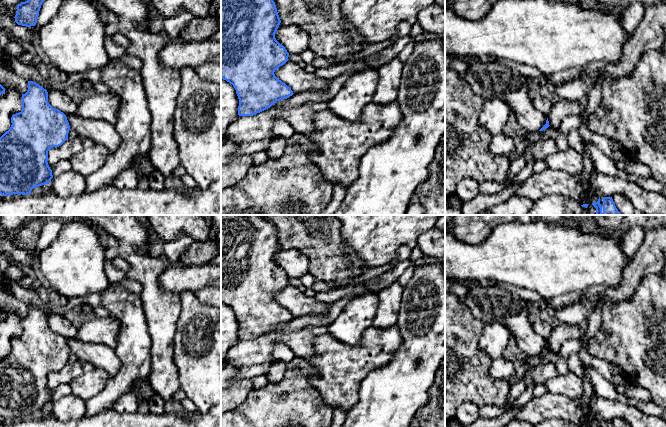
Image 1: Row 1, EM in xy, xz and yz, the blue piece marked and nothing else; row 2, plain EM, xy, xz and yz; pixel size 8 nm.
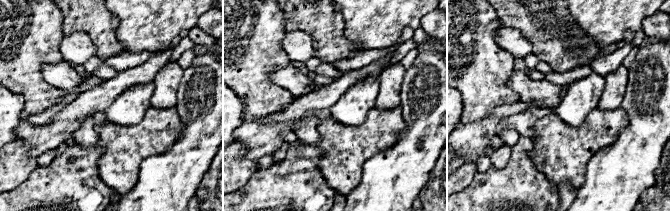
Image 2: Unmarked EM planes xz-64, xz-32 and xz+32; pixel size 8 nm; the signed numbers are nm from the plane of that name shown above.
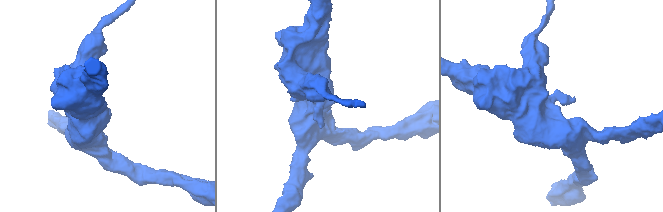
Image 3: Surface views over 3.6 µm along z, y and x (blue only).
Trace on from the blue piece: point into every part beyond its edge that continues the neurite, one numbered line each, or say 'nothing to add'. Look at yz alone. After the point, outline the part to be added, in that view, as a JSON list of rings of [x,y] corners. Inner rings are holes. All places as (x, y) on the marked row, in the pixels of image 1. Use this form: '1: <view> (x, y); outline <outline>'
nothing to add

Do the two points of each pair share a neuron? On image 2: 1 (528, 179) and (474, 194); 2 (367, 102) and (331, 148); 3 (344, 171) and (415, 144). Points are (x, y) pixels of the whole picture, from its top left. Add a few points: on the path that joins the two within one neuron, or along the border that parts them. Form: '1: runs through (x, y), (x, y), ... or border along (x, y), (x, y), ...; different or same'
1: runs through (515, 192), (513, 194), (487, 194); same
2: border along (368, 111), (358, 125), (343, 125), (330, 116); different
3: border along (383, 151), (364, 163), (362, 179), (356, 186); different

